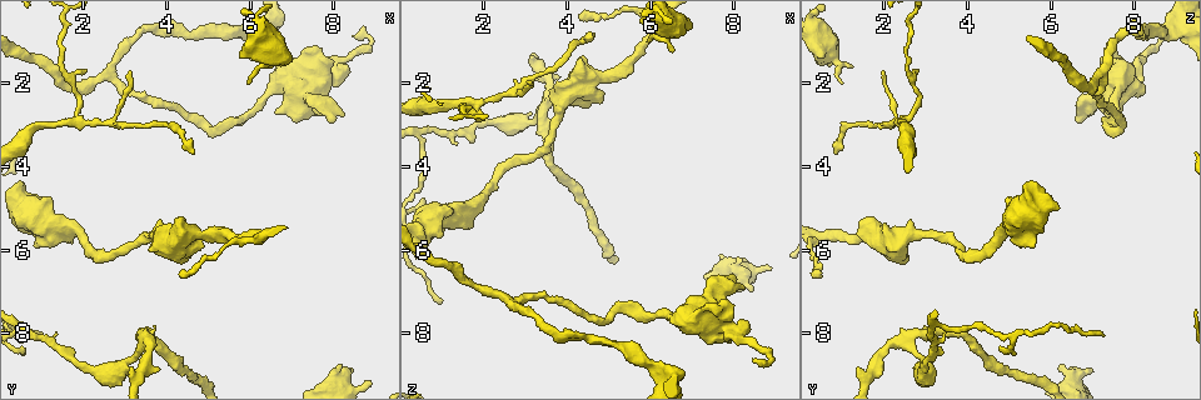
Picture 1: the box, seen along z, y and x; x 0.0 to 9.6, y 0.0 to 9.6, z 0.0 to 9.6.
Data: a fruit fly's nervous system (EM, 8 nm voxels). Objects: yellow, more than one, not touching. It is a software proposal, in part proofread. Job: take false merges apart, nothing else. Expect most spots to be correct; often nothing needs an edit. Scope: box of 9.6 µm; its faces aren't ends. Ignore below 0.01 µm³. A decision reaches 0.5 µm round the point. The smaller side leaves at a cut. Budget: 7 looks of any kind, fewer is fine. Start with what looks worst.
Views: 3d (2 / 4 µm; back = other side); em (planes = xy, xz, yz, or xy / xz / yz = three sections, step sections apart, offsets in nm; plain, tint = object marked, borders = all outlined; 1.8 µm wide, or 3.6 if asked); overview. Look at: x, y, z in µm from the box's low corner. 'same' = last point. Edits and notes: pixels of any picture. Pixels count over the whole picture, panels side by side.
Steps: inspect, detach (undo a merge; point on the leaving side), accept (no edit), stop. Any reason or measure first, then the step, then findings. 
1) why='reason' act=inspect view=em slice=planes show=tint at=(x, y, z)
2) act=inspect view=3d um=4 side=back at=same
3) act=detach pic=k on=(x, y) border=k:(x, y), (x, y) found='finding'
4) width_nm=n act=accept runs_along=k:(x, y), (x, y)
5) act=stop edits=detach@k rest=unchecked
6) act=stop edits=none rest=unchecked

why='sharp bend' act=inspect view=3d um=2 at=(5.15, 3.05, 7.40)

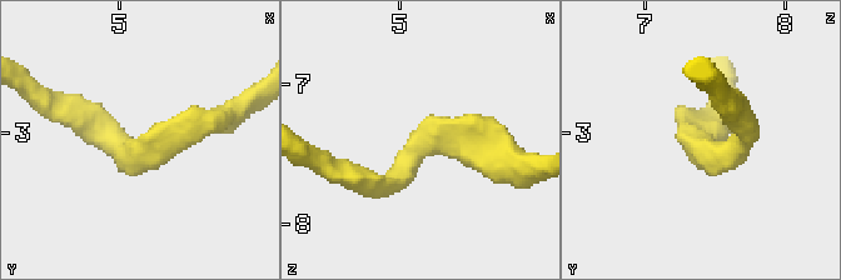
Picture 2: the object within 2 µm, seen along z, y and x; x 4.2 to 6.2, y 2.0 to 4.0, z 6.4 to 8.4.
arm_widths_nm=180,200 why='now the EM' act=inspect view=em um=3.6 slice=yz step=4 show=tint at=(5.20, 3.10, 7.36)

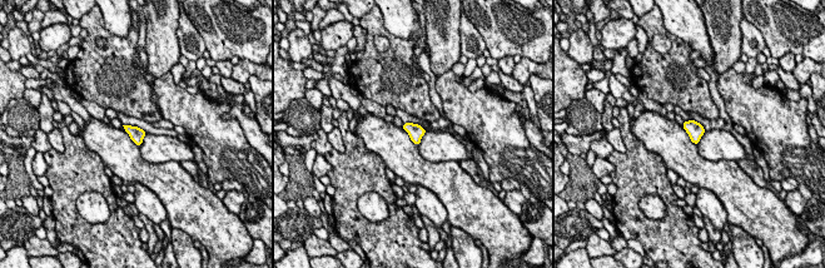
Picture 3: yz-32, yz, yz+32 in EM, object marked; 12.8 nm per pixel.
why='cut it another way' act=inspect view=em um=3.6 slice=planes show=tint at=same

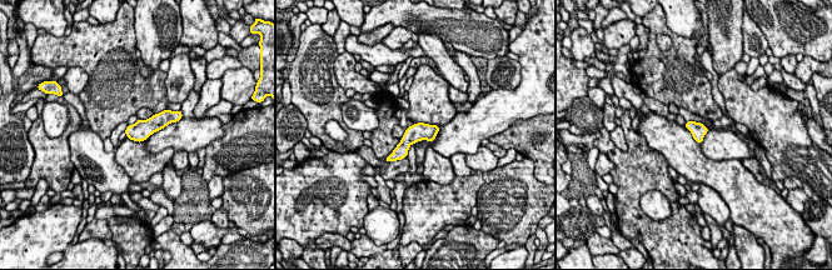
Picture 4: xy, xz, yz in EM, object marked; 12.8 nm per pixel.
act=accept runs_along=4:(434, 129), (418, 131), (393, 158) found='one neuron here'

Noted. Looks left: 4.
why='sharp bend' act=inspect view=3d um=4 side=back at=(7.45, 2.00, 7.55)

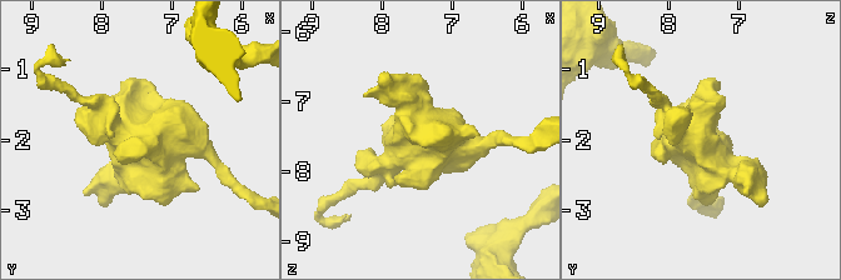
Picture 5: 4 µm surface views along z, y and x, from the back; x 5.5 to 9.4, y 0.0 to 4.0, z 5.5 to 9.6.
why='need the tissue' act=inspect view=em slice=planes show=borders at=(7.45, 2.05, 7.60)

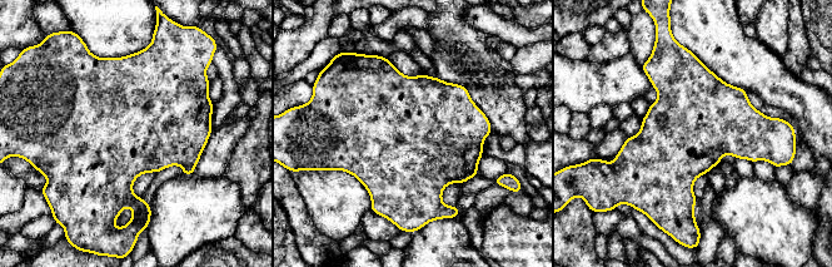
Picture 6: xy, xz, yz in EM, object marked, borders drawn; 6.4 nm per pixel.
act=accept found='continuous, no second neuron'

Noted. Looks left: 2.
act=stop edits=none rest=unchecked

